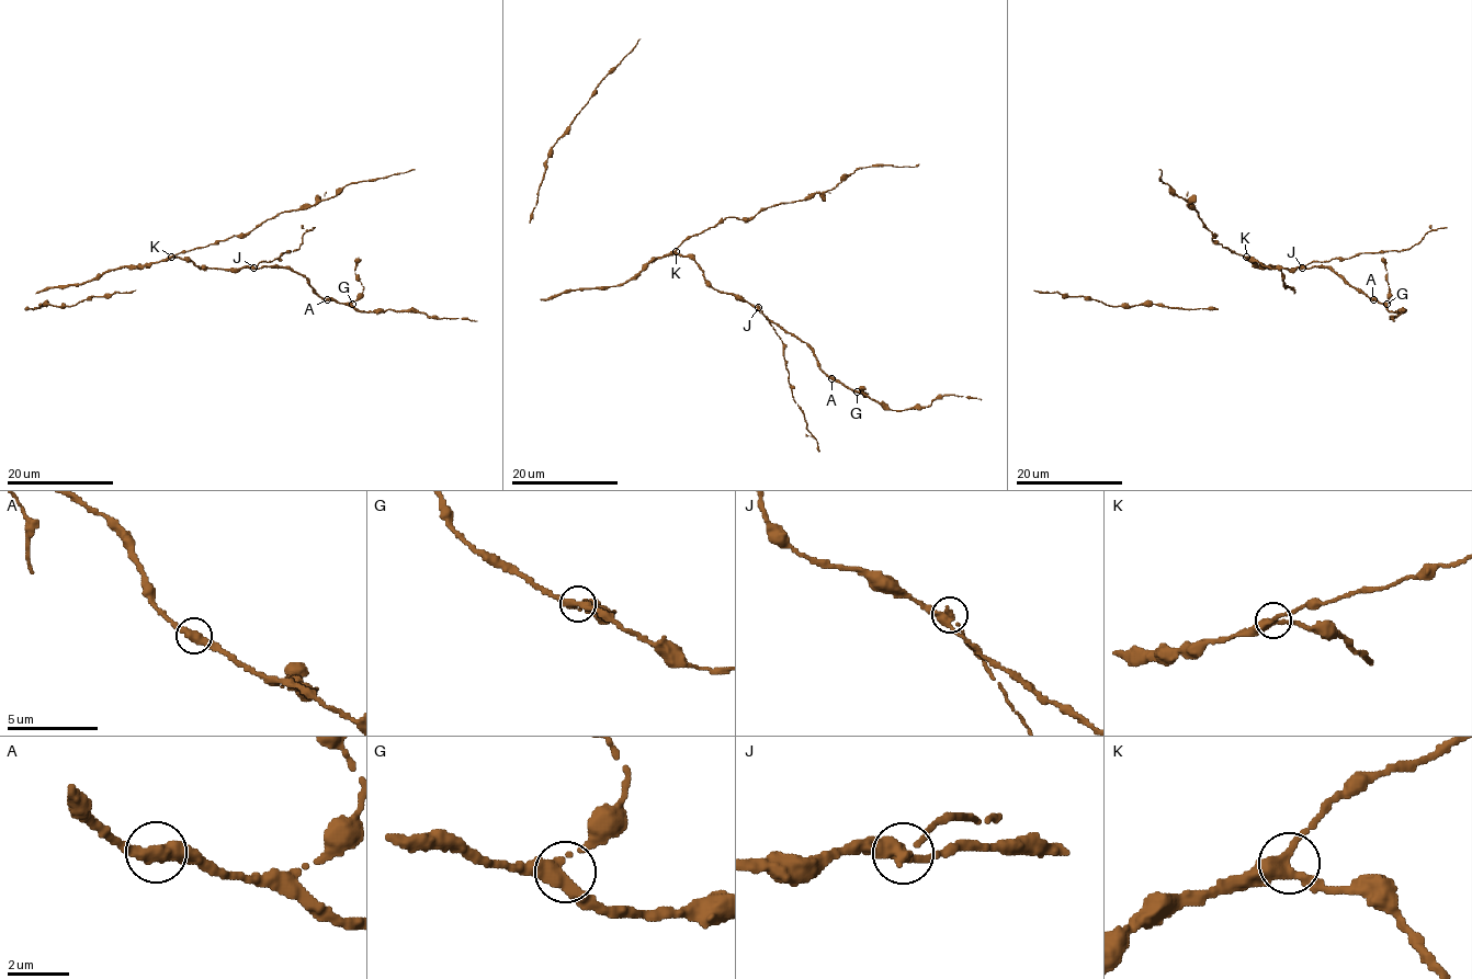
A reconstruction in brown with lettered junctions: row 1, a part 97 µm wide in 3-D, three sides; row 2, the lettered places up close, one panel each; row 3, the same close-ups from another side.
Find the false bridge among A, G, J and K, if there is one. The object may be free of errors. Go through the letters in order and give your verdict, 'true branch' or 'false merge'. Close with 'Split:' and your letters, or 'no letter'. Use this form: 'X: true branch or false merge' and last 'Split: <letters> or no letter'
A: true branch
G: true branch
J: false merge
K: true branch
Split: J

